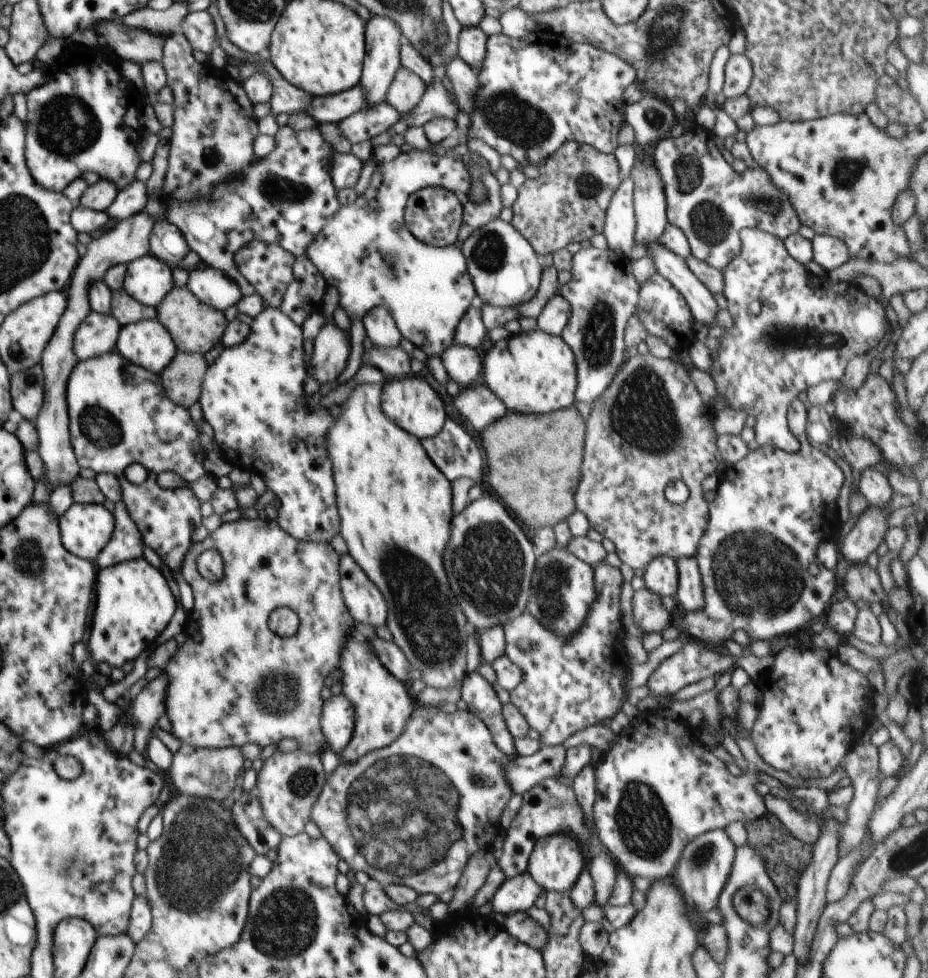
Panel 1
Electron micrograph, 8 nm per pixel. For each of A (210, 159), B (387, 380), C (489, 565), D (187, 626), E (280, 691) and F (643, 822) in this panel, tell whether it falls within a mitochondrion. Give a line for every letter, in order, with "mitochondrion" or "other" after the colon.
A: other
B: other
C: mitochondrion
D: other
E: mitochondrion
F: mitochondrion

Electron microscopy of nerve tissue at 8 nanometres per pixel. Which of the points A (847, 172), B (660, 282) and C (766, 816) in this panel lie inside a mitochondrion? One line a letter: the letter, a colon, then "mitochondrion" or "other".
A: mitochondrion
B: other
C: other

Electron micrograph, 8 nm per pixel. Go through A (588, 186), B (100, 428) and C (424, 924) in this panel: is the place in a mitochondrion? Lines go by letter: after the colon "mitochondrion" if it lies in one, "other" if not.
A: mitochondrion
B: mitochondrion
C: other

